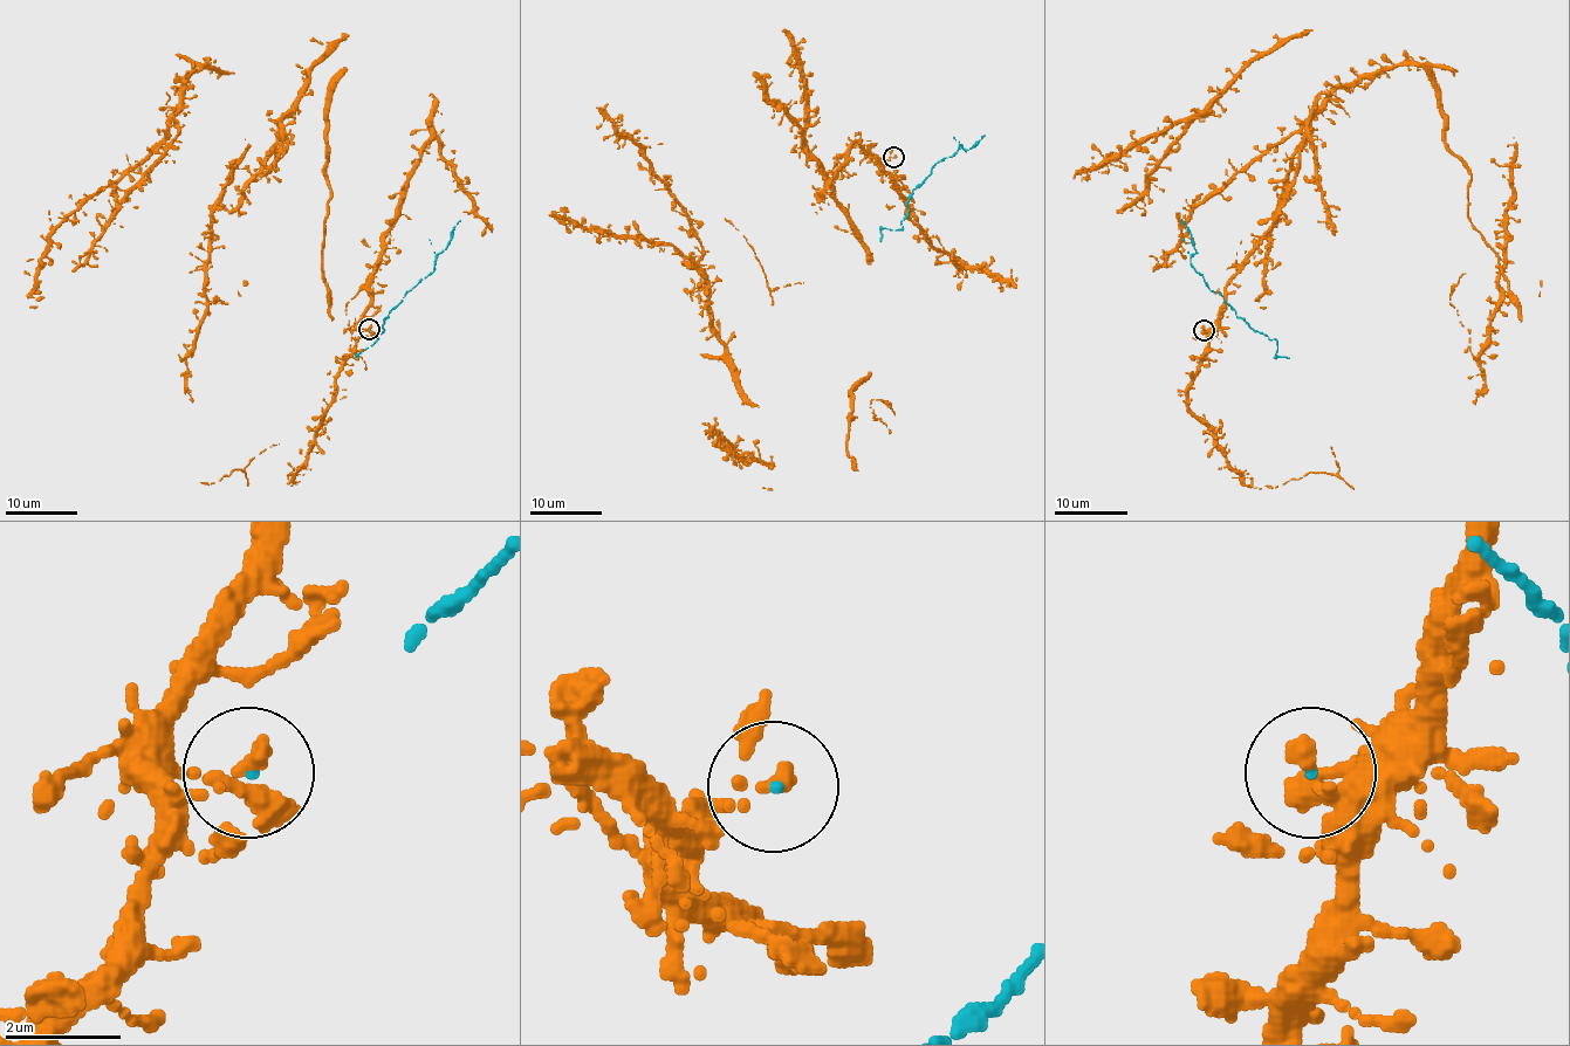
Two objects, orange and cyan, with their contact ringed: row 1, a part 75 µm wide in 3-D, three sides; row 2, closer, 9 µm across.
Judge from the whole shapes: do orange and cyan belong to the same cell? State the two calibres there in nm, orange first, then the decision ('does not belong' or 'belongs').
calibres 300 and 70 nm; belongs

